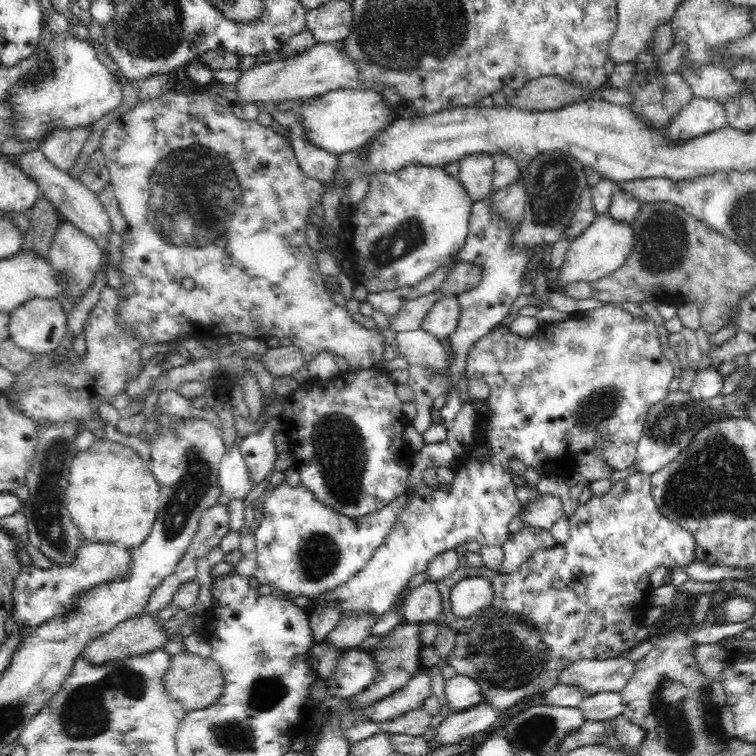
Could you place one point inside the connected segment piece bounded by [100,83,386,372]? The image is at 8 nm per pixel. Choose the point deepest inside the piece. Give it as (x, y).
(209, 196)

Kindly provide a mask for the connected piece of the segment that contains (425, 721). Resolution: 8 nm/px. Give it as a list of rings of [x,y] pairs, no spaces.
[[[422,706],[410,709],[402,713],[402,716],[394,717],[386,722],[376,723],[380,732],[405,734],[410,736],[425,736],[430,724],[432,724],[432,715],[424,711]]]

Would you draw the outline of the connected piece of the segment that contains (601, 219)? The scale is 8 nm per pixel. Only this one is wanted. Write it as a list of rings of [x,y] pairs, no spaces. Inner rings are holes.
[[[605,212],[597,215],[594,222],[582,231],[570,244],[565,254],[558,284],[566,286],[571,282],[594,282],[619,269],[631,254],[634,244],[633,221],[618,221]]]

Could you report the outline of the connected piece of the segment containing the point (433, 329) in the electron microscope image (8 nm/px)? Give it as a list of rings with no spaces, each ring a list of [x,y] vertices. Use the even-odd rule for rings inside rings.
[[[446,295],[437,301],[426,318],[421,323],[421,329],[426,330],[438,340],[451,337],[460,321],[460,306],[457,296]]]

